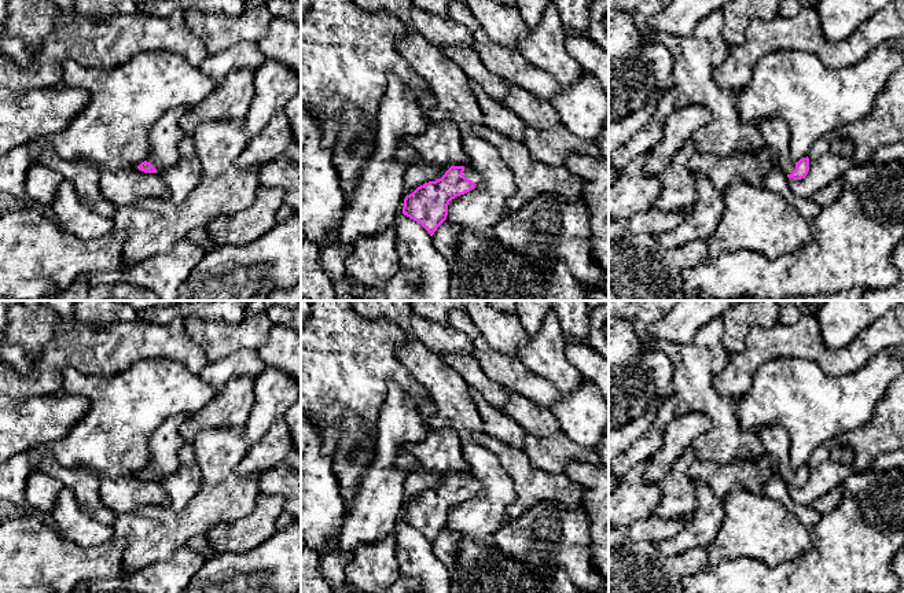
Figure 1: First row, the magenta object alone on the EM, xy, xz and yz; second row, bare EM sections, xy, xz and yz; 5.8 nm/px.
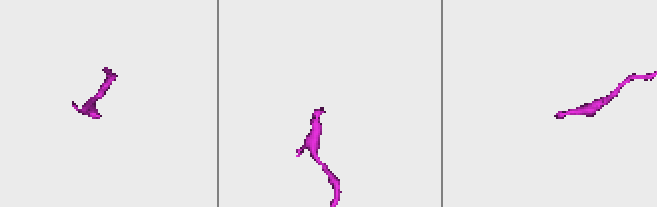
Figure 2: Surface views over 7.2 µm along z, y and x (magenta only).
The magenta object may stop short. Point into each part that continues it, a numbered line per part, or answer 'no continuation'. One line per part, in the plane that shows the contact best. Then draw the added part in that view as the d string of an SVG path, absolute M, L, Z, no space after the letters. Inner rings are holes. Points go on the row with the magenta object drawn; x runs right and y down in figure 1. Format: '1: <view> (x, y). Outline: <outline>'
1: xz (473, 173). Outline: M474 165L464 166L463 174L464 174L466 178L471 180L474 184L479 184L481 183L482 173Z

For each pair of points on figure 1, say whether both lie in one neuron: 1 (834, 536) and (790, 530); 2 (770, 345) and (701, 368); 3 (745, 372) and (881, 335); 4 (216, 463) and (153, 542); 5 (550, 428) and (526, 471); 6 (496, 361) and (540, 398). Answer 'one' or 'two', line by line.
1: two
2: two
3: one
4: one
5: two
6: one

